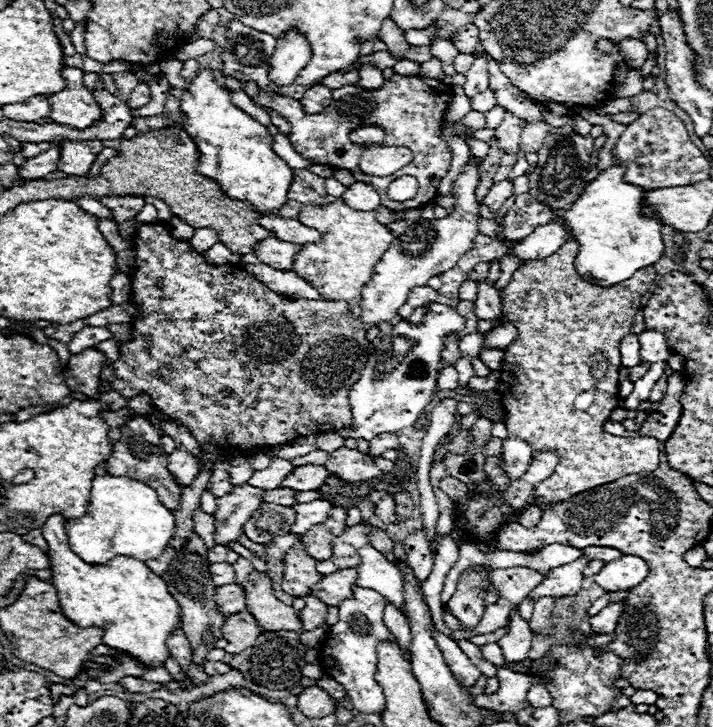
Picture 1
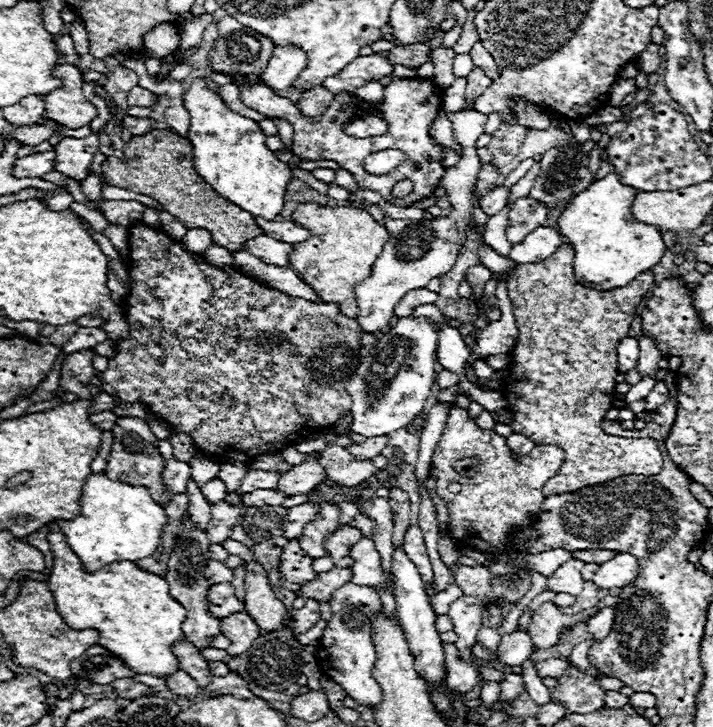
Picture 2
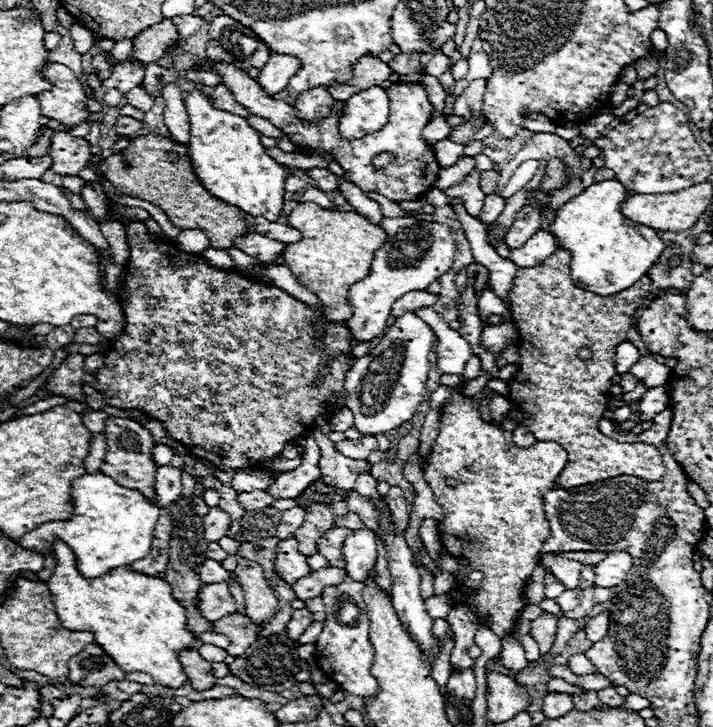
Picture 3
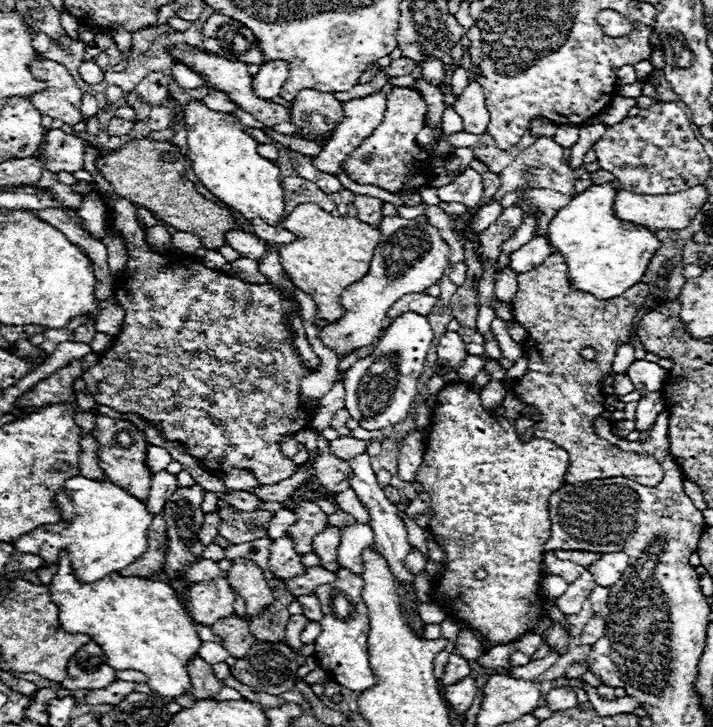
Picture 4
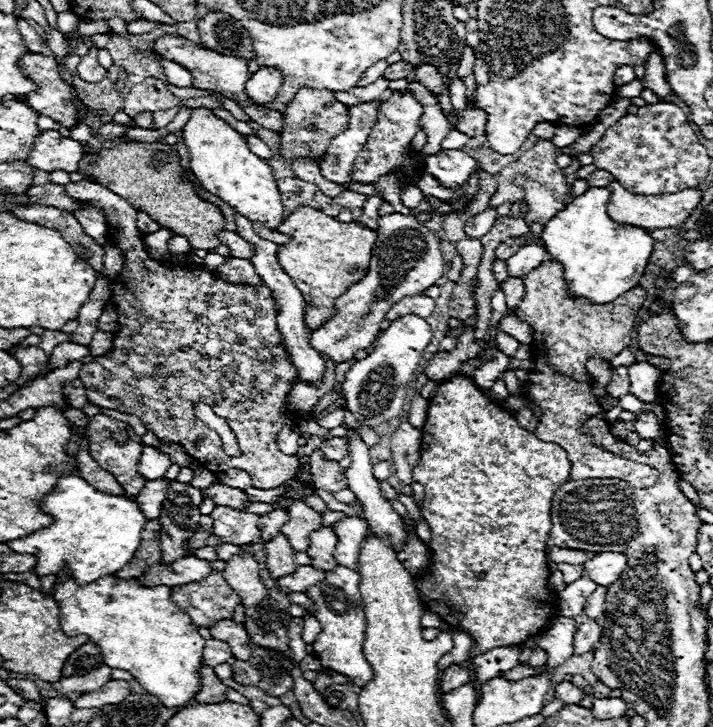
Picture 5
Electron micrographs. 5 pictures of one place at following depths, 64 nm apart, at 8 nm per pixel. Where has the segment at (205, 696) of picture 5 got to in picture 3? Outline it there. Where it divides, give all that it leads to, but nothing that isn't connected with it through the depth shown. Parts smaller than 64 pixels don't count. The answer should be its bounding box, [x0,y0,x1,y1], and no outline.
[180,648,216,692]

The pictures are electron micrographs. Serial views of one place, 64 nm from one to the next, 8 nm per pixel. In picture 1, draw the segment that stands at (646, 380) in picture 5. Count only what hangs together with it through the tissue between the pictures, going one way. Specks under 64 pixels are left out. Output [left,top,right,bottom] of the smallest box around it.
[638,332,672,364]

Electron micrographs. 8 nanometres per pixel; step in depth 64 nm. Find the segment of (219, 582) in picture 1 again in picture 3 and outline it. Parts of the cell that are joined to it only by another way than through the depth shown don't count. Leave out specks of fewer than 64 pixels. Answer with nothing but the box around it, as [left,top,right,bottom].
[198,560,232,584]

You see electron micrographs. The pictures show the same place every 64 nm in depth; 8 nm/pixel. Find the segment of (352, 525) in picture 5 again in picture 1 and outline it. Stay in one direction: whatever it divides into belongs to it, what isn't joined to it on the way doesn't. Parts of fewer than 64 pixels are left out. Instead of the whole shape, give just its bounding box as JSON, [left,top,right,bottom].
[356,544,404,610]

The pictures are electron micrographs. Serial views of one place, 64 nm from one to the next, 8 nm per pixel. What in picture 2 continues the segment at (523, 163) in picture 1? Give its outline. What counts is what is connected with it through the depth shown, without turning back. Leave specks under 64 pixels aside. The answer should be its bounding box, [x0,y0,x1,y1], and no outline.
[502,160,536,188]

